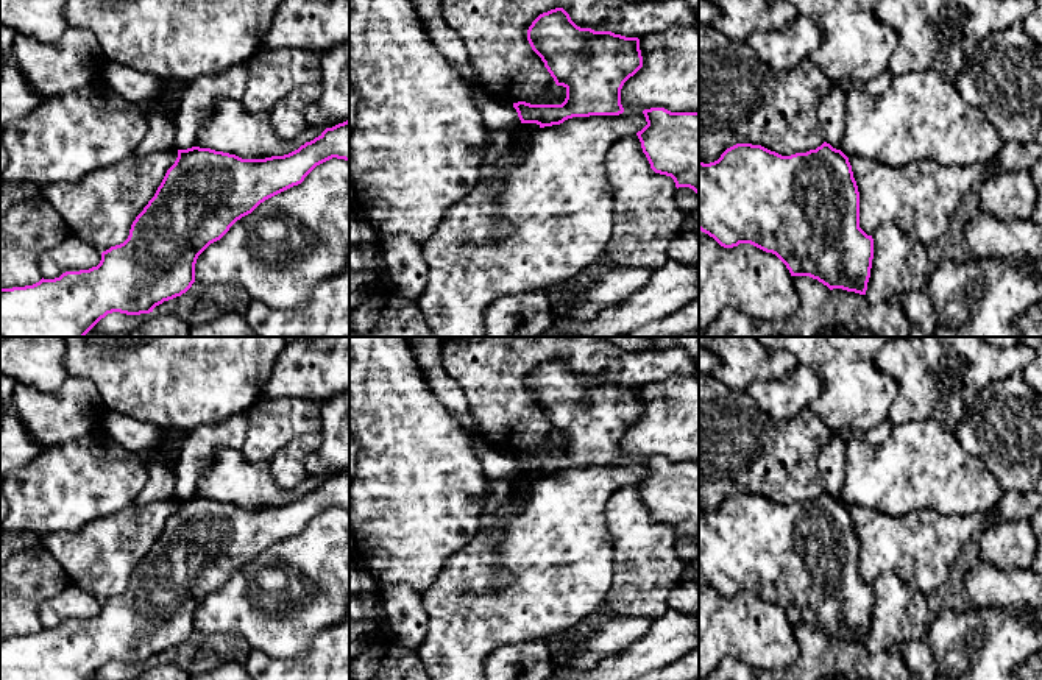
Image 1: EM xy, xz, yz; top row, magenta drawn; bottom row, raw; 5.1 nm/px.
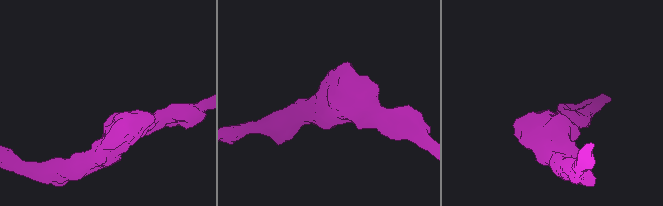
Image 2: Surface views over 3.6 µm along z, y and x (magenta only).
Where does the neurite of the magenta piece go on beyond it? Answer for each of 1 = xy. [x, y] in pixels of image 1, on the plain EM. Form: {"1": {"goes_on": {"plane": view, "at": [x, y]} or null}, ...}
{"1": {"goes_on": null}}

